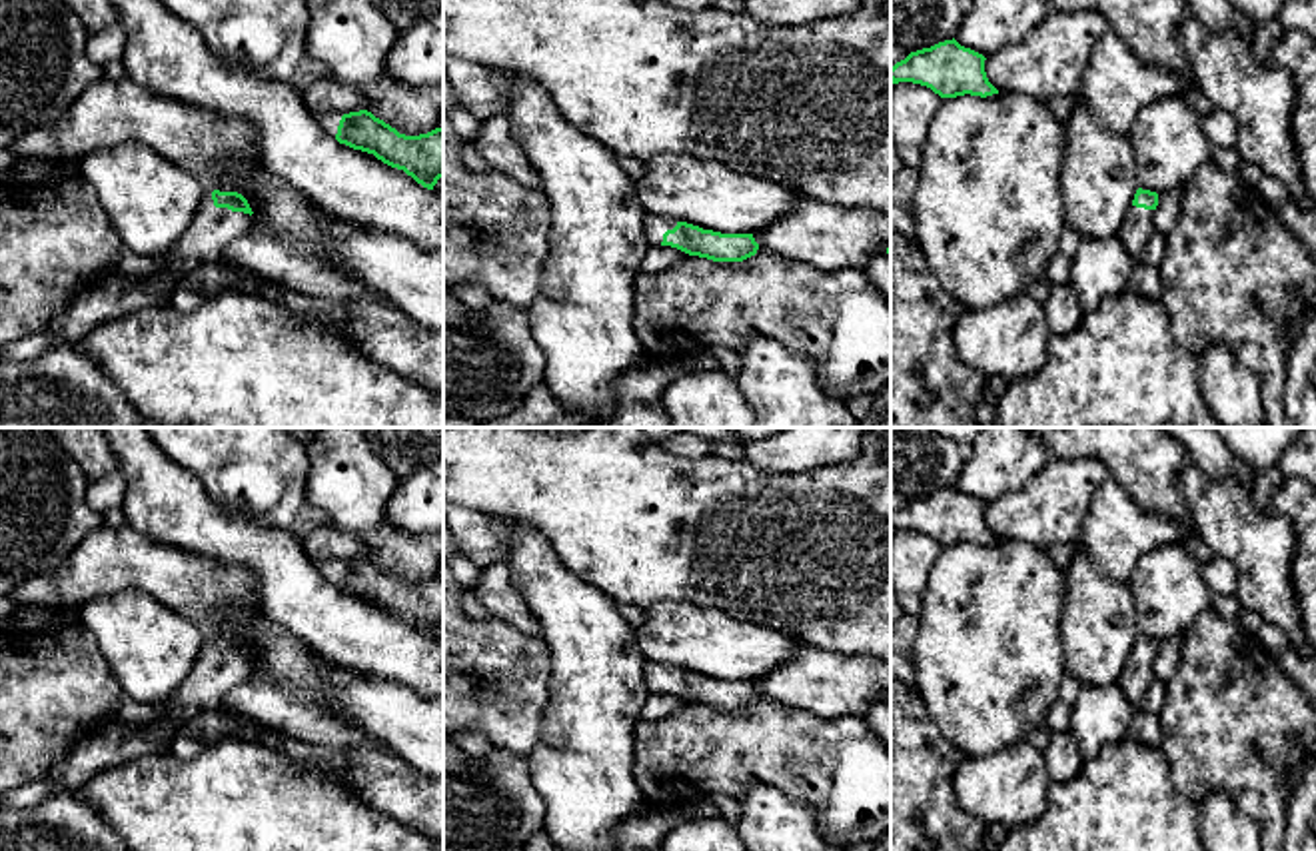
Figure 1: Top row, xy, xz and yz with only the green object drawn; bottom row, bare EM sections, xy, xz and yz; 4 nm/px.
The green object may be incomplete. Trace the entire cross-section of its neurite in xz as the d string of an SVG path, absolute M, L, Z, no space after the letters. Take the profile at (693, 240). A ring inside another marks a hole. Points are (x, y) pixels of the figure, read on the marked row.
M649 214L643 226L651 246L671 246L713 262L743 262L759 250L753 234L721 234Z

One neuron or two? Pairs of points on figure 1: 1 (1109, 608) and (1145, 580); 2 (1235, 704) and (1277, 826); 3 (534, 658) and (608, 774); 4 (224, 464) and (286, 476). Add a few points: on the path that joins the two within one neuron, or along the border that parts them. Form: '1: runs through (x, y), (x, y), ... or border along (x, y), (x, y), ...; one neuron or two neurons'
1: border along (1127, 584), (1141, 634); two neurons
2: runs through (1245, 734), (1261, 796); one neuron
3: border along (542, 638), (550, 652), (550, 698), (538, 726); two neurons
4: runs through (240, 464), (250, 464), (270, 476); one neuron

